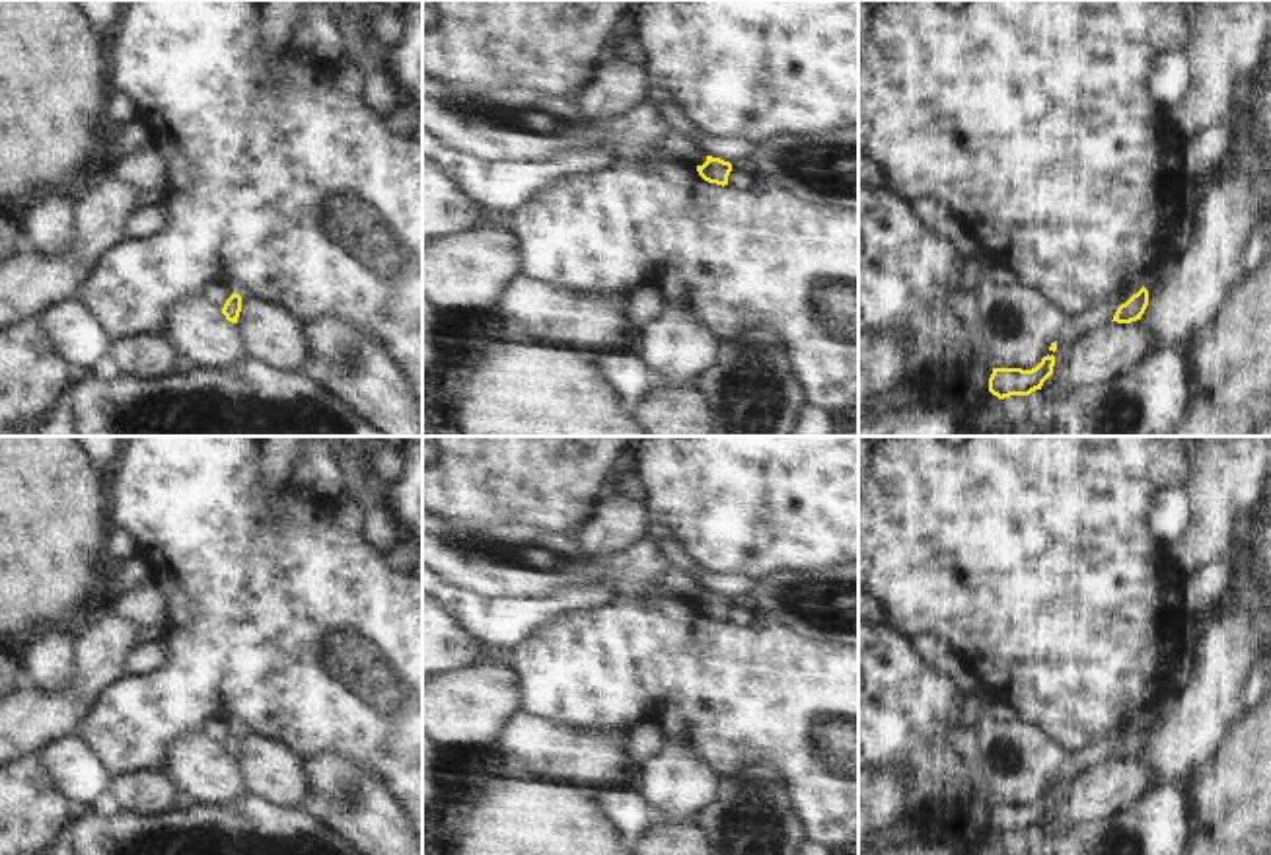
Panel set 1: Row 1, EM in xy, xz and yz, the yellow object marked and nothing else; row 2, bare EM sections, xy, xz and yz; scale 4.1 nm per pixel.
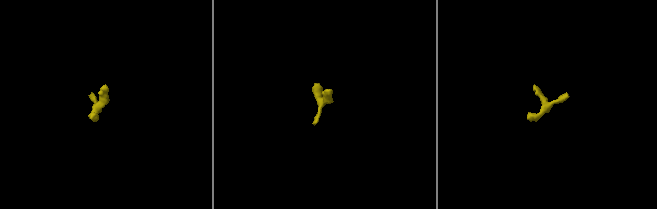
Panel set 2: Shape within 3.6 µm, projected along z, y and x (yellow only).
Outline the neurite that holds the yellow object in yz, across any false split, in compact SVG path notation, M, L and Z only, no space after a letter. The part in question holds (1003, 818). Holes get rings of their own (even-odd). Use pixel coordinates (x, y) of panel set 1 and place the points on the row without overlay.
M1047 791L1032 806L1022 804L993 804L989 814L989 828L999 836L1010 832L1030 832L1035 826L1041 826L1043 818L1053 810L1055 793Z

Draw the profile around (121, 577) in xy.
M132 555L123 563L109 563L105 565L105 602L113 600L117 594L128 592L138 584L152 580L148 565L138 557Z

